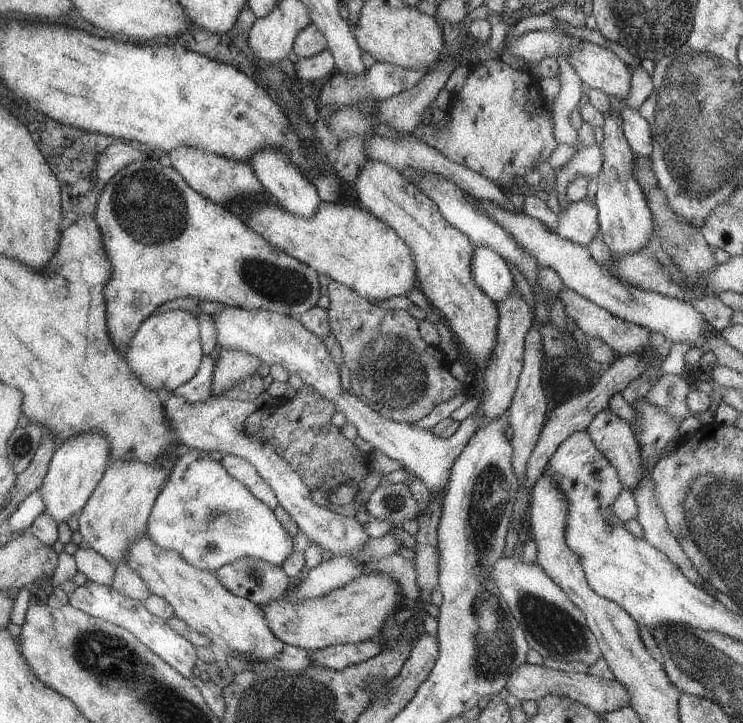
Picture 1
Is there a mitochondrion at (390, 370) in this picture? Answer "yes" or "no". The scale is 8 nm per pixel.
yes

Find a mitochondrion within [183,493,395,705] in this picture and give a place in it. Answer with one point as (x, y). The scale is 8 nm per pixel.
(217, 514)

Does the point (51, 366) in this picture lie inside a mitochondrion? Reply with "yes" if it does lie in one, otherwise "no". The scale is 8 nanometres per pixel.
no

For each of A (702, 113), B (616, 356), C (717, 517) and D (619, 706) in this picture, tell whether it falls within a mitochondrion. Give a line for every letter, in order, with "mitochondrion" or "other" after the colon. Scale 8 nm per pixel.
A: mitochondrion
B: other
C: mitochondrion
D: other

